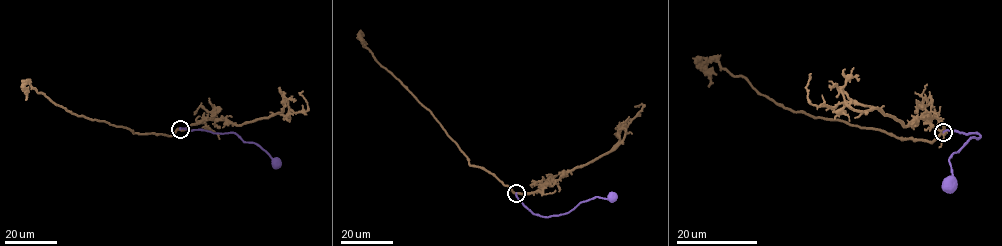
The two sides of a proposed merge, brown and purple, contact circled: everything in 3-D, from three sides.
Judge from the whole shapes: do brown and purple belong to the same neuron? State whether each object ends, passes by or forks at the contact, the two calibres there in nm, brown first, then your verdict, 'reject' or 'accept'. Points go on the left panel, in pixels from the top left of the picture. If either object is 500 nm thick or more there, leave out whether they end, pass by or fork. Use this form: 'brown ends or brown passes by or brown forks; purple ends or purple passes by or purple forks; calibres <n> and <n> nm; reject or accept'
brown passes by; purple ends; calibres 340 and 160 nm; accept

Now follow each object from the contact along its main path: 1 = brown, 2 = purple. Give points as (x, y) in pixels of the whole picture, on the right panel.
1: (943, 132), (933, 142), (914, 140), (792, 112), (715, 60), (706, 65), (709, 87)
2: (943, 132), (949, 130), (980, 136), (972, 138), (951, 155), (952, 177), (946, 183)

